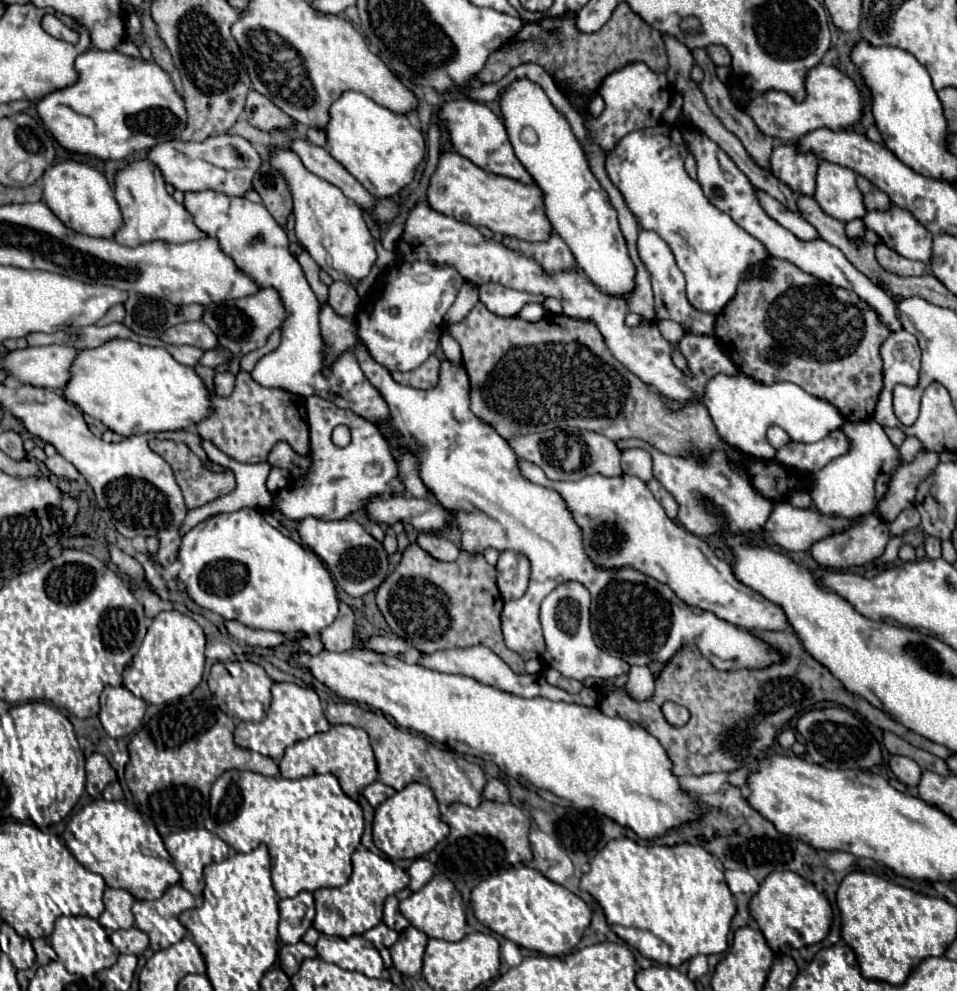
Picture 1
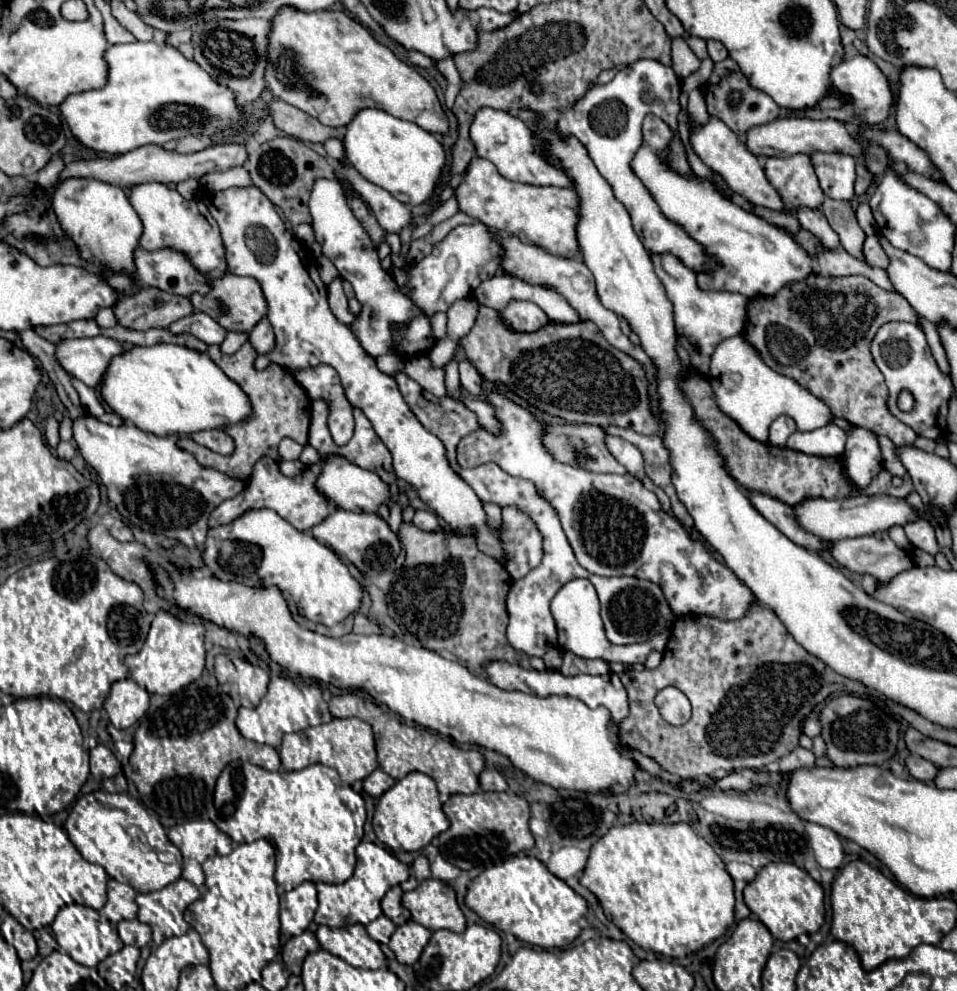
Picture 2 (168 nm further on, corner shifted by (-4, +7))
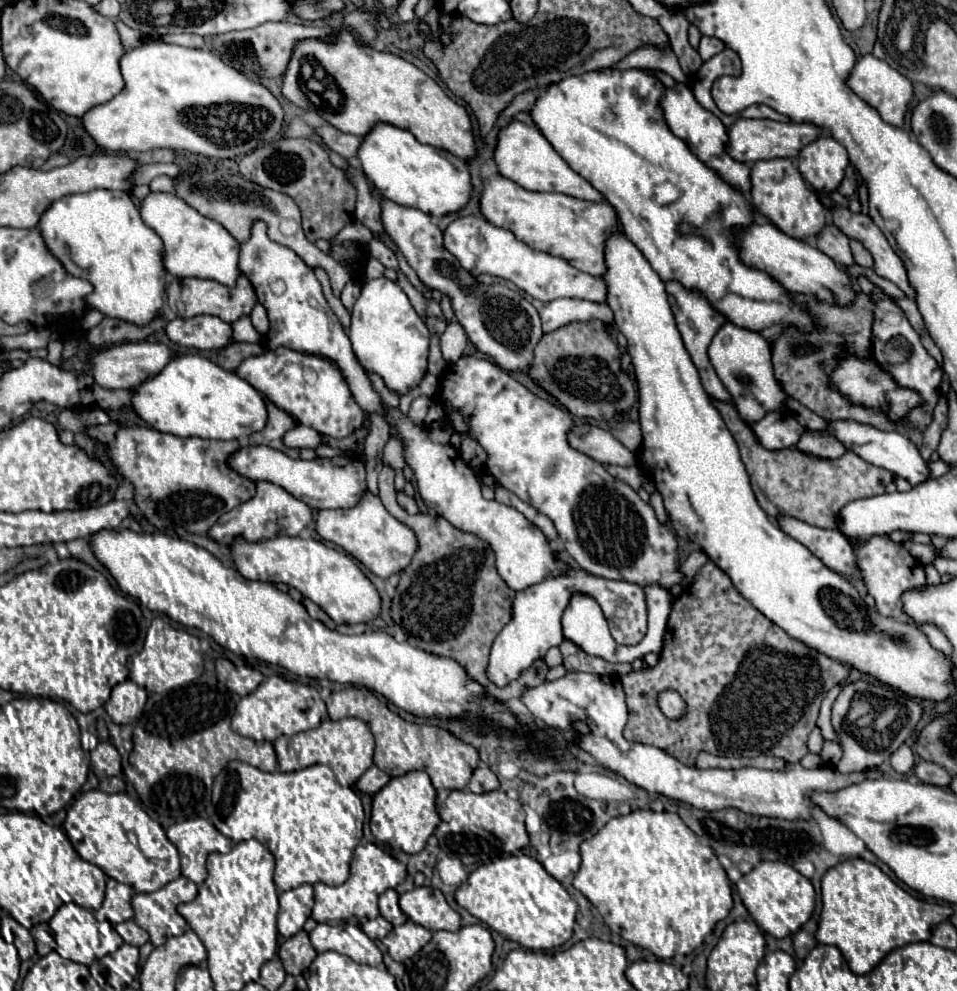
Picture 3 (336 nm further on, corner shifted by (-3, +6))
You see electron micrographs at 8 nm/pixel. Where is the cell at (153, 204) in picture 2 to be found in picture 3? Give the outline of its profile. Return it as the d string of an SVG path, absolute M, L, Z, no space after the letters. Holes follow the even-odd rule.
M150 192L140 204L140 214L144 224L164 242L164 266L168 274L178 278L210 278L224 286L236 286L238 276L242 276L238 270L240 244L222 224L198 214L178 196L162 192Z

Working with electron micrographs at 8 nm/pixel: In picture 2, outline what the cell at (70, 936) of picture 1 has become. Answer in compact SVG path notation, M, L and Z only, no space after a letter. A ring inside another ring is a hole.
M75 903L65 905L57 913L57 917L51 925L51 931L57 939L57 943L61 945L61 949L67 951L67 955L73 961L77 961L79 965L85 965L85 967L97 967L105 957L109 957L111 953L117 953L123 947L114 925L108 920L104 920L103 925L99 911L85 907L85 905L75 905Z

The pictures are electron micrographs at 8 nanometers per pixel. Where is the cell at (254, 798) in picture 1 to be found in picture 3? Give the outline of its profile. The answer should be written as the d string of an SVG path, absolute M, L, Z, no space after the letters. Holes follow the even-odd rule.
M230 762L214 780L214 790L212 790L212 804L216 806L216 812L218 812L218 818L230 828L230 834L228 838L232 842L240 842L244 838L256 838L262 846L266 846L274 860L276 860L276 872L274 872L274 884L280 892L284 890L292 890L300 884L316 884L316 882L324 882L328 886L340 886L346 882L346 878L350 876L350 858L354 854L354 848L358 846L358 842L362 840L362 824L364 824L364 810L362 810L362 802L358 798L358 794L352 790L352 788L342 788L334 776L334 772L328 768L328 766L322 766L322 764L314 764L314 766L308 766L304 770L298 770L298 772L262 772L246 762Z

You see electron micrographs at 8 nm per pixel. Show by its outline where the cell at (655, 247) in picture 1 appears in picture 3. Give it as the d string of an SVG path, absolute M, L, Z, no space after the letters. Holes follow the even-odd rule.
M668 282L666 292L670 296L668 300L670 300L670 306L672 306L672 312L674 312L674 318L676 318L676 326L680 330L680 334L682 334L684 346L686 346L694 366L698 368L704 390L714 400L734 404L732 396L728 394L728 390L722 386L722 382L714 374L714 368L710 366L710 360L708 360L708 354L706 354L706 346L710 344L710 338L714 336L714 330L718 330L718 326L722 326L722 322L726 322L726 318L722 318L722 314L718 314L716 310L710 310L710 306L706 306L706 302L702 302L702 298L698 298L698 294L690 294L690 290L682 290L682 286L678 286L678 282Z

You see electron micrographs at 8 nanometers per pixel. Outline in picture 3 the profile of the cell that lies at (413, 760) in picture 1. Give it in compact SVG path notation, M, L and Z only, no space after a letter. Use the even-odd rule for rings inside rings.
M350 686L346 690L332 692L330 698L326 700L326 706L332 720L354 716L370 726L376 738L374 764L380 770L386 770L390 776L394 774L402 776L412 770L424 770L436 788L464 790L468 786L468 780L474 772L474 762L478 762L478 752L472 746L458 740L448 730L442 730L432 724L416 724L416 722L402 720L384 702L380 702L376 694L368 688Z

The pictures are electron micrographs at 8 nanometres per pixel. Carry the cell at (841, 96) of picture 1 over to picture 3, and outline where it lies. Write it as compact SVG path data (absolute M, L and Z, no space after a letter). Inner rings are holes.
M872 54L862 56L862 58L856 62L856 66L854 66L854 70L852 70L850 78L848 78L848 86L850 86L864 102L868 102L870 106L874 106L874 108L880 112L880 116L882 116L884 122L888 122L888 124L892 124L892 126L898 126L898 128L904 126L904 116L906 116L908 104L910 104L910 100L912 100L912 96L914 96L914 86L912 86L912 82L910 82L906 76L902 76L902 74L900 74L898 70L894 70L890 64L886 64L886 62L878 60L878 58L874 58Z

